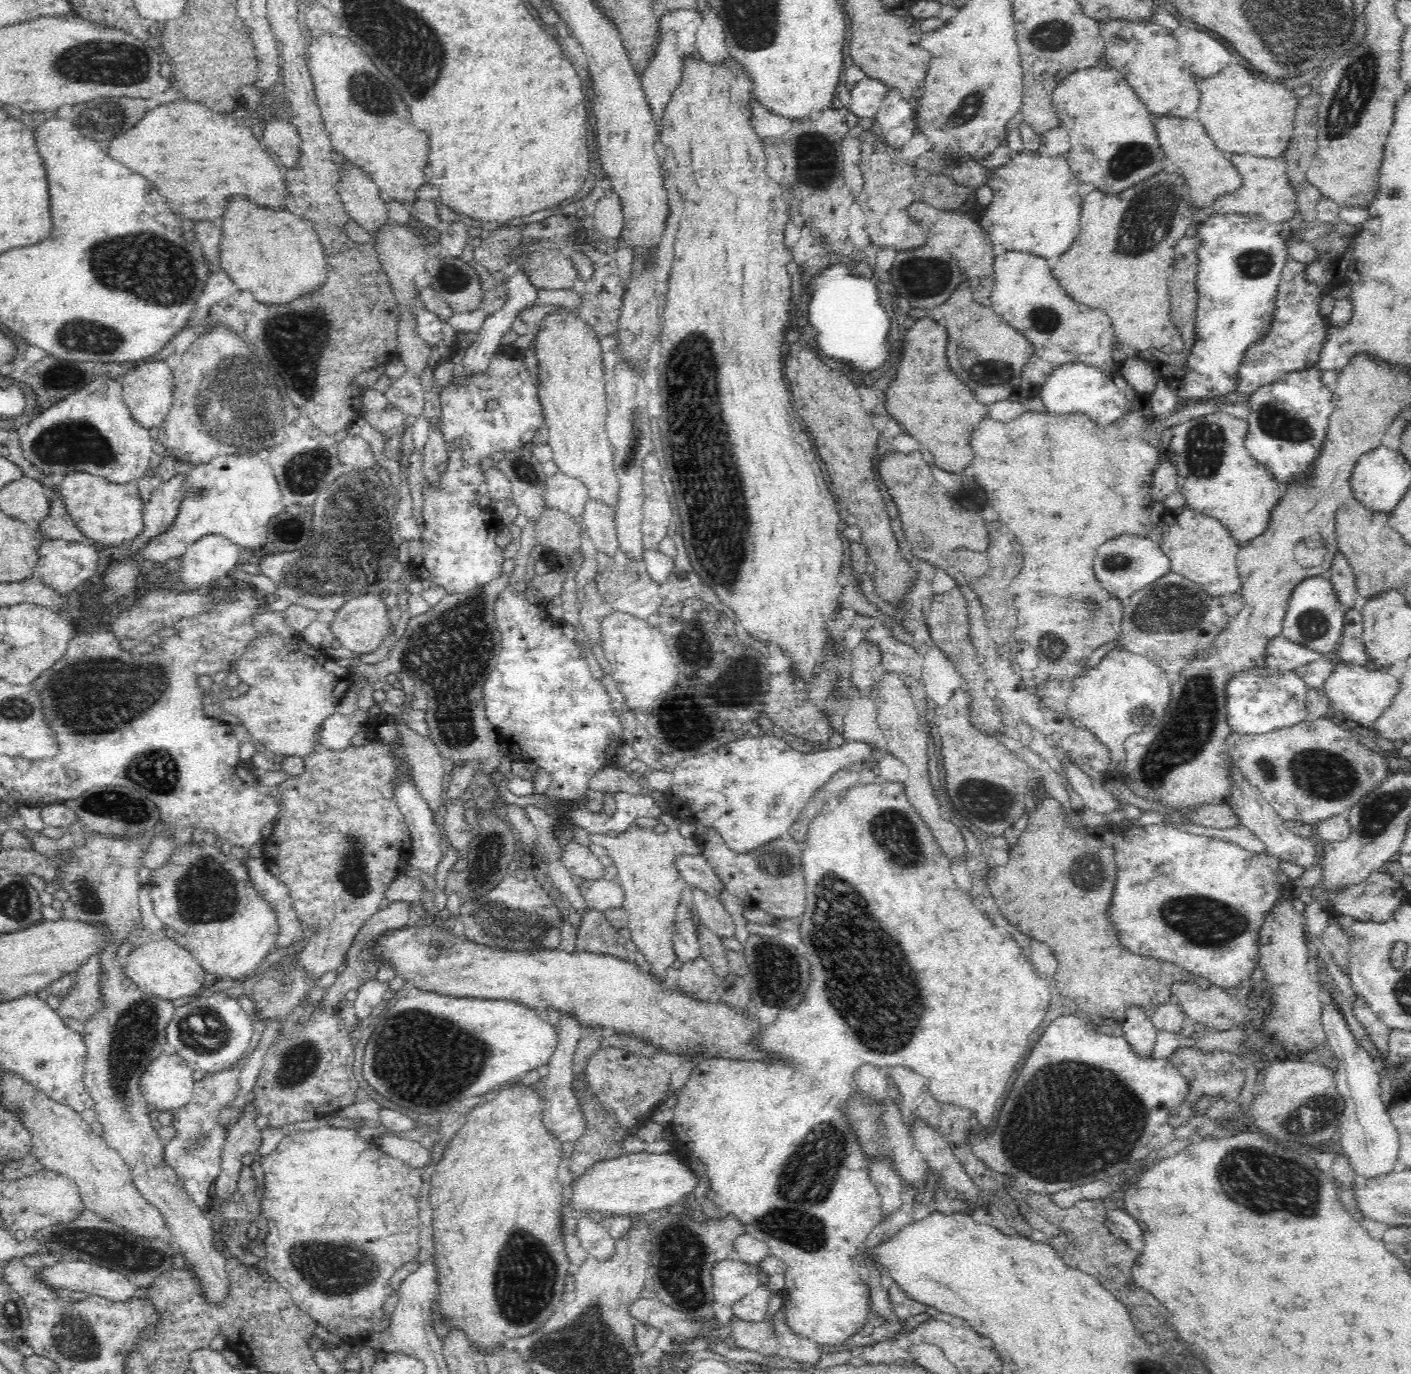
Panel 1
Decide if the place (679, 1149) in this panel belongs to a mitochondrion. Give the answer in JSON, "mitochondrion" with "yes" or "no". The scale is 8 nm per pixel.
{"mitochondrion":"no"}

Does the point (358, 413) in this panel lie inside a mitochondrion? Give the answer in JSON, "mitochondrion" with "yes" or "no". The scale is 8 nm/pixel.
{"mitochondrion":"no"}

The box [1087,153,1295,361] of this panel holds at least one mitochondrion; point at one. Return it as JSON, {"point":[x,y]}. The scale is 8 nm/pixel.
{"point":[1138,235]}

